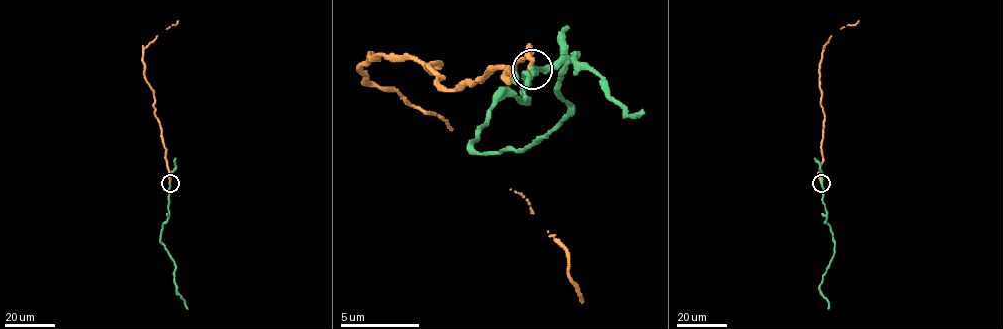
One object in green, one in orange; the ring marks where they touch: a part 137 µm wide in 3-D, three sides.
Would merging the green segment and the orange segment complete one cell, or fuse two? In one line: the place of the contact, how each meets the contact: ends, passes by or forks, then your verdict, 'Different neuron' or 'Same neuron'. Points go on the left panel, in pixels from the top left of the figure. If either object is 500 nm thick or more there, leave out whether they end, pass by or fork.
Place: (170, 183). At the ring green passes by. At the ring orange ends. Different neuron

